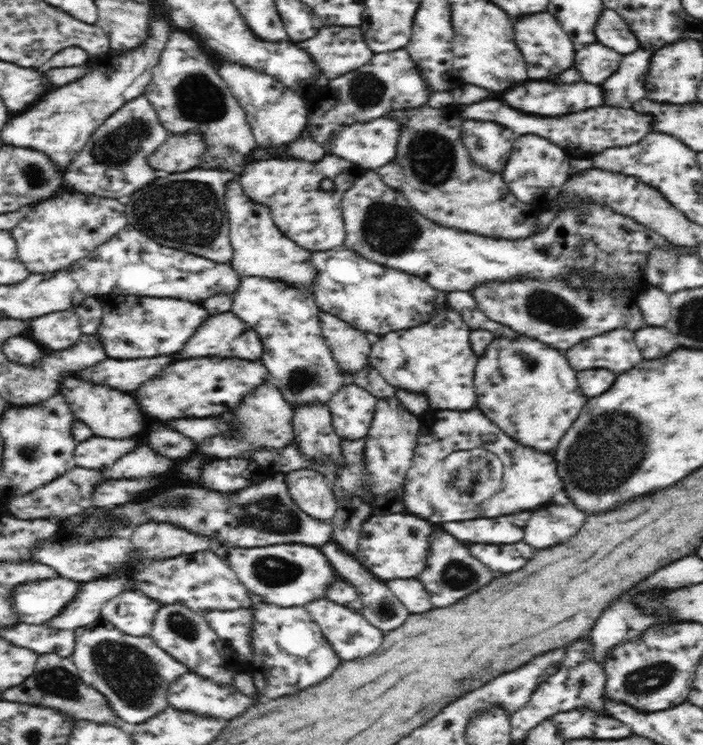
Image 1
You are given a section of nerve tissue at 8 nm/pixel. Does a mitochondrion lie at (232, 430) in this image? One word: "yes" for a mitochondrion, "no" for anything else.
no

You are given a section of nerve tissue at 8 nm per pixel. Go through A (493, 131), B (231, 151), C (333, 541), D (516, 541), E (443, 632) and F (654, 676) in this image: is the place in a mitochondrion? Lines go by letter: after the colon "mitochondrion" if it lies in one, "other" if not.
A: other
B: mitochondrion
C: other
D: other
E: other
F: mitochondrion

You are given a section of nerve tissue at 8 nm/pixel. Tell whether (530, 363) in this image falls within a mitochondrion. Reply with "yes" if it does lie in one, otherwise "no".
yes

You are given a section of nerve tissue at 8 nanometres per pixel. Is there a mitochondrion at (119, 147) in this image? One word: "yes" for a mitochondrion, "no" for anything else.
yes

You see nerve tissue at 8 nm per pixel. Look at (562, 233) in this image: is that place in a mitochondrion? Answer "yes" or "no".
no

